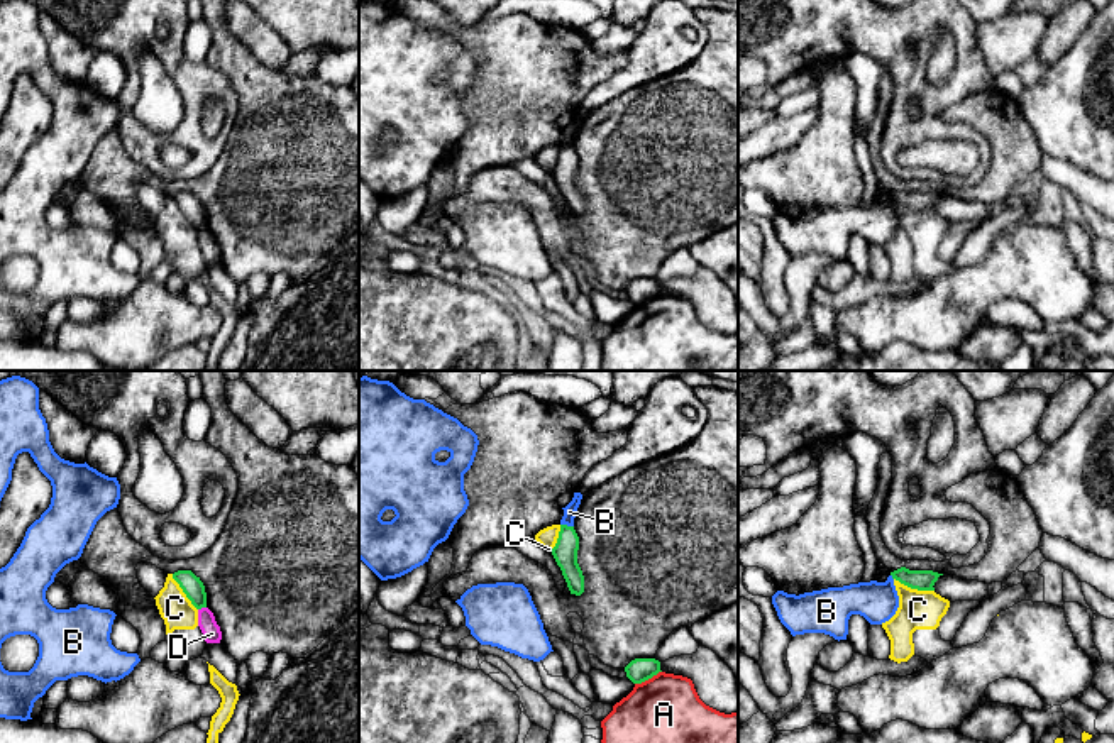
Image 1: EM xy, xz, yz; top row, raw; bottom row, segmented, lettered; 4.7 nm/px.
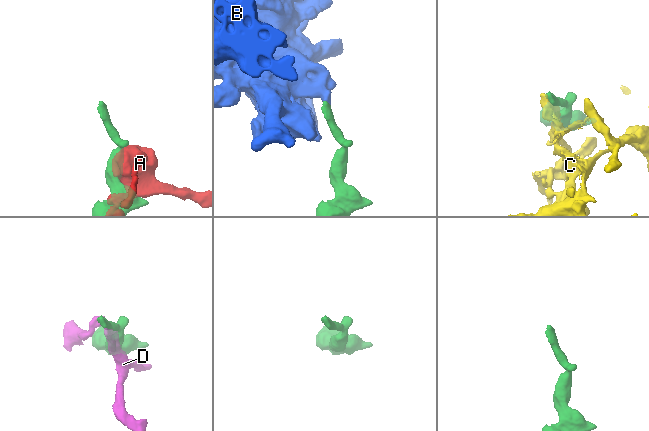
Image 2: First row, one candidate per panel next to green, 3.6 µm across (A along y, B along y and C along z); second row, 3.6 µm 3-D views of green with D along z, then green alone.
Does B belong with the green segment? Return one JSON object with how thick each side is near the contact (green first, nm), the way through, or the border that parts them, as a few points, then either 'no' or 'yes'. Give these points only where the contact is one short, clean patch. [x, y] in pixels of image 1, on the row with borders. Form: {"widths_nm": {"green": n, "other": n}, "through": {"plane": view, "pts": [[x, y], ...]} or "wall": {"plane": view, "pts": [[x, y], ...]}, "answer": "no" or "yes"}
{"widths_nm": {"green": 120, "other": 60}, "wall": {"plane": "xz", "pts": [[561, 523], [573, 527]]}, "answer": "no"}

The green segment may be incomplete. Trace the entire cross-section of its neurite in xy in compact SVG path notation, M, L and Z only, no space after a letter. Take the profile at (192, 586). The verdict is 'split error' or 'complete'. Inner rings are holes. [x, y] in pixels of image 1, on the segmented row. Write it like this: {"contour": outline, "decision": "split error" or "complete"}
{"contour": "M178 570L173 579L179 584L186 597L196 609L207 608L205 586L191 570Z", "decision": "complete"}

